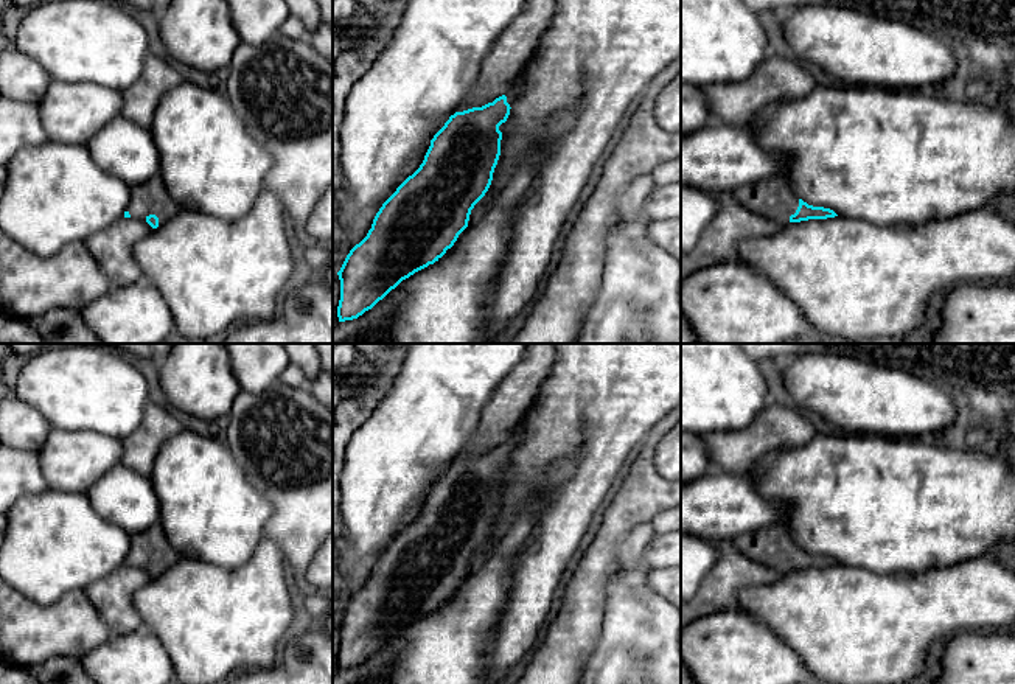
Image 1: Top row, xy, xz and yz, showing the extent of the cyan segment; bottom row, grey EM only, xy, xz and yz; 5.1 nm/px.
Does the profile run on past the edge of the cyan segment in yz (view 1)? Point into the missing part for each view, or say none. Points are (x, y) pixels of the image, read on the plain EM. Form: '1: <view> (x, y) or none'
1: yz (774, 547)

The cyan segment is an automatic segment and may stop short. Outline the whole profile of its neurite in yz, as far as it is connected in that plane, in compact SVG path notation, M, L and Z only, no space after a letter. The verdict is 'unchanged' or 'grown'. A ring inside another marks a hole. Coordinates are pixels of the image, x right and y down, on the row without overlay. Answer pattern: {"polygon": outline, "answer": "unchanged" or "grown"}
{"polygon": "M783 524L740 535L732 539L732 544L749 560L779 571L780 574L838 564L830 557L813 555L799 547Z", "answer": "grown"}

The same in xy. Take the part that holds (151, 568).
{"polygon": "M155 524L145 532L131 535L131 549L124 566L146 569L152 577L157 577L179 560L182 560L180 553L171 547L162 525Z", "answer": "grown"}

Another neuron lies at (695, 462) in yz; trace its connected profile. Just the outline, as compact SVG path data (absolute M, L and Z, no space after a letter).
M681 432L681 485L706 476L712 469L704 437L695 432Z

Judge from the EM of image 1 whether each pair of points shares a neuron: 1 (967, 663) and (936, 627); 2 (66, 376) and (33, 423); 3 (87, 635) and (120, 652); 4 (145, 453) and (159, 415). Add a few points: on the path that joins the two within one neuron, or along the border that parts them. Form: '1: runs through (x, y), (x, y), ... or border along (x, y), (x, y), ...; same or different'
1: border along (984, 630), (961, 631), (952, 636), (934, 655); different
2: border along (16, 394), (31, 404), (52, 429); different
3: border along (112, 636), (80, 658); different
4: runs through (145, 443), (159, 425); same

